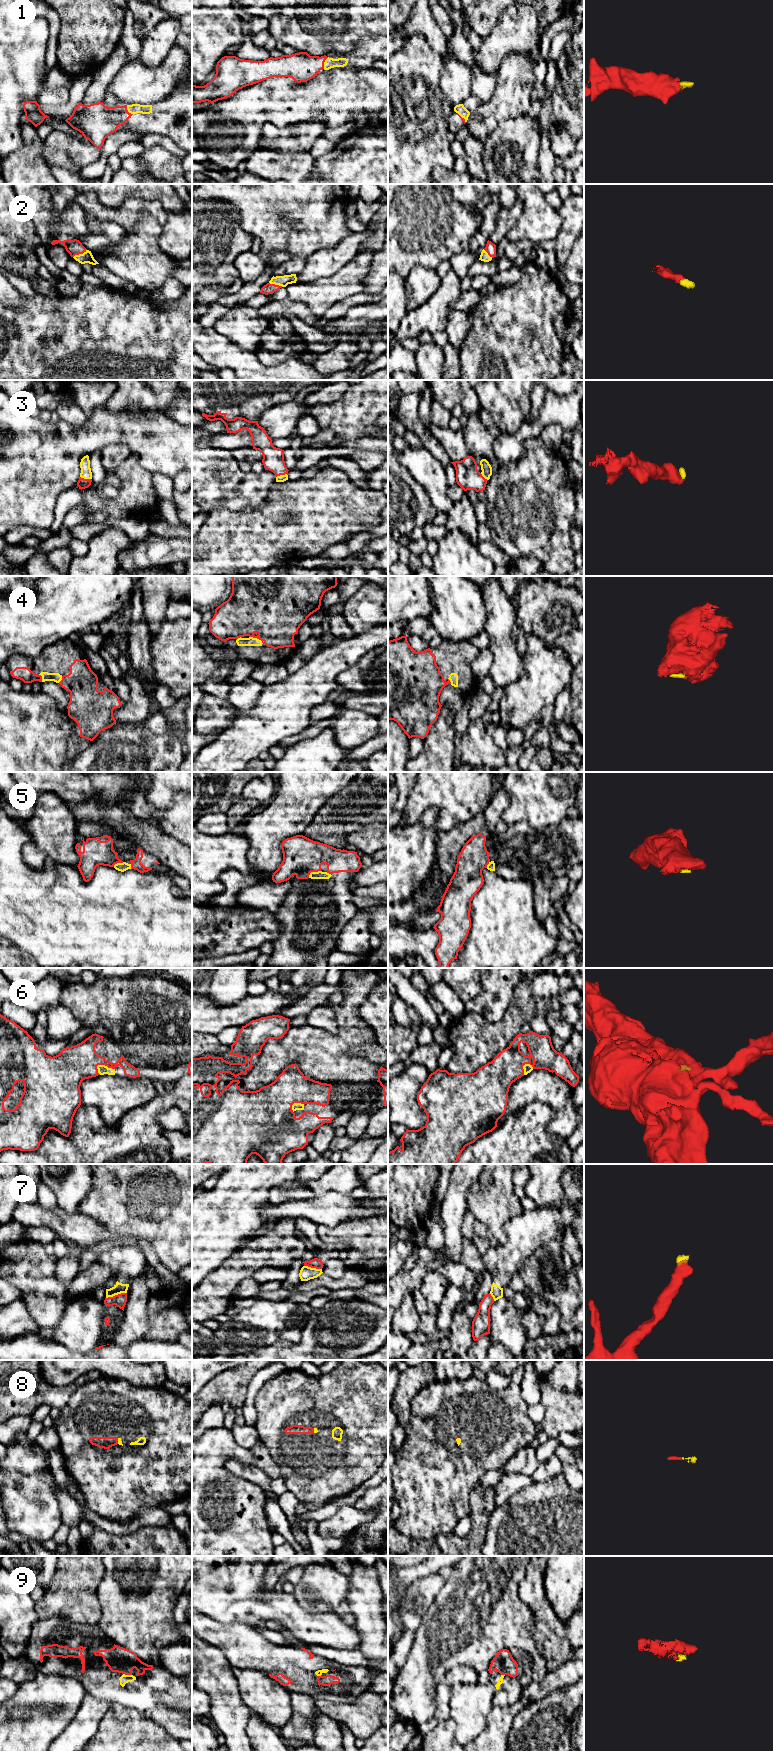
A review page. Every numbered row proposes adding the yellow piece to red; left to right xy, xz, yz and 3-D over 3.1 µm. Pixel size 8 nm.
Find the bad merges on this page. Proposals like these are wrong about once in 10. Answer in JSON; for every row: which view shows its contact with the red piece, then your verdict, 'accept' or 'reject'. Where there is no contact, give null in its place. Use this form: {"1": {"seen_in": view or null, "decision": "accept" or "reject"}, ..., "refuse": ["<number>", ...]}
{"1": {"seen_in": "xz", "decision": "accept"}, "2": {"seen_in": "xy", "decision": "accept"}, "3": {"seen_in": "xy", "decision": "accept"}, "4": {"seen_in": "xz", "decision": "accept"}, "5": {"seen_in": "xz", "decision": "accept"}, "6": {"seen_in": "xy", "decision": "accept"}, "7": {"seen_in": "xy", "decision": "accept"}, "8": {"seen_in": "xy", "decision": "accept"}, "9": {"seen_in": "xy", "decision": "accept"}, "refuse": []}

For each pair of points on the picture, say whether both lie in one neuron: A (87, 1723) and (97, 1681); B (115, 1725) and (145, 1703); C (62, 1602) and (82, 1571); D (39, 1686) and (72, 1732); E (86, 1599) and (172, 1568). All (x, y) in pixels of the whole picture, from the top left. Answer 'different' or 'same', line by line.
A: different
B: different
C: same
D: different
E: different

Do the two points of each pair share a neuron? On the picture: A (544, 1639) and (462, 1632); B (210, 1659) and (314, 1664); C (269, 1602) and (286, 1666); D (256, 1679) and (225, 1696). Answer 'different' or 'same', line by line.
A: different
B: different
C: different
D: different

